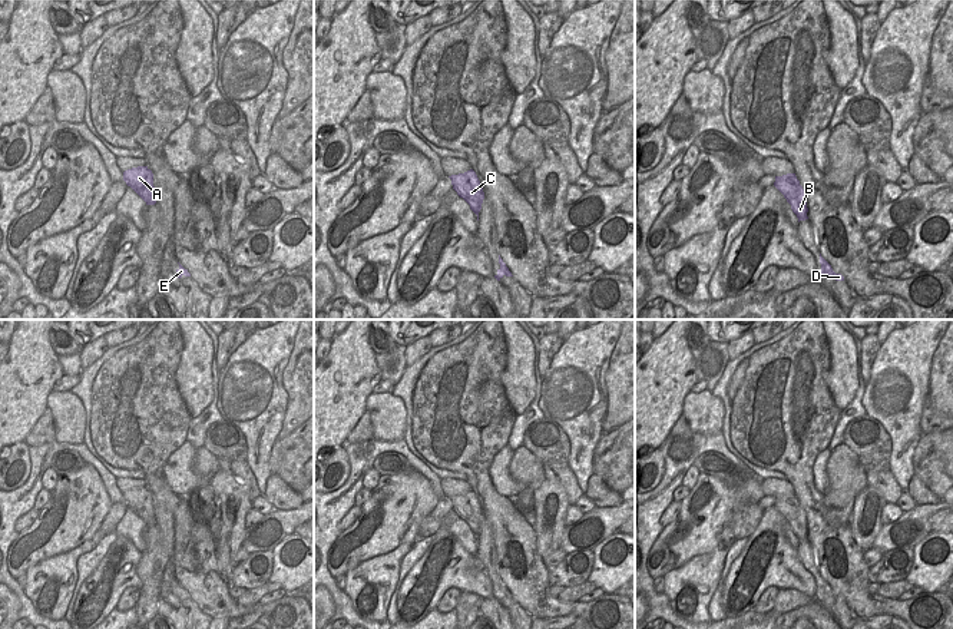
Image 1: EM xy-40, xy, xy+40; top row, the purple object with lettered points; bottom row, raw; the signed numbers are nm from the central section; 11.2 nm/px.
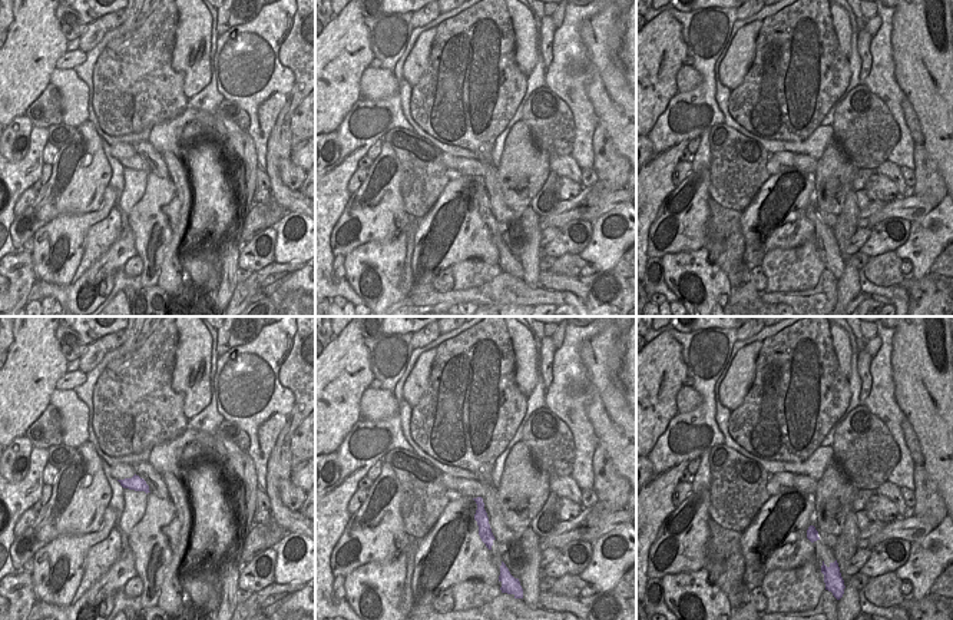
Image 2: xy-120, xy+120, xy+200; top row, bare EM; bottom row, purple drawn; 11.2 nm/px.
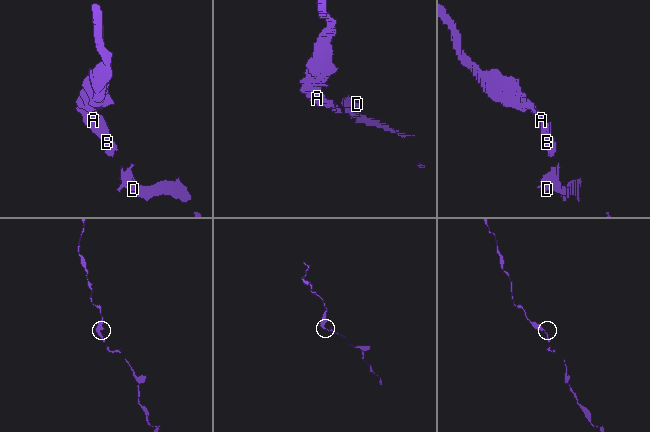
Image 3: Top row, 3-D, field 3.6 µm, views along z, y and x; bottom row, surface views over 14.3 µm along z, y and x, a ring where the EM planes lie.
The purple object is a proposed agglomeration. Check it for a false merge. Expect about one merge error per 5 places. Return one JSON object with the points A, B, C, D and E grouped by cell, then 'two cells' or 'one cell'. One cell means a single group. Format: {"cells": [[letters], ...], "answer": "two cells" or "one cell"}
{"cells": [["A", "B", "C", "D", "E"]], "answer": "one cell"}

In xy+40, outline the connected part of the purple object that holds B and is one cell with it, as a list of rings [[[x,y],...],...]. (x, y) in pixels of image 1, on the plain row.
[[[795,494],[775,497],[774,507],[784,516],[787,523],[791,526],[792,533],[798,539],[798,543],[808,540],[805,512],[800,506]]]

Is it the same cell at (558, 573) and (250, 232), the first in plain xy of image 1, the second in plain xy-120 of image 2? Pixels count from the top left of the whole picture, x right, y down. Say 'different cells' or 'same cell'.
different cells

